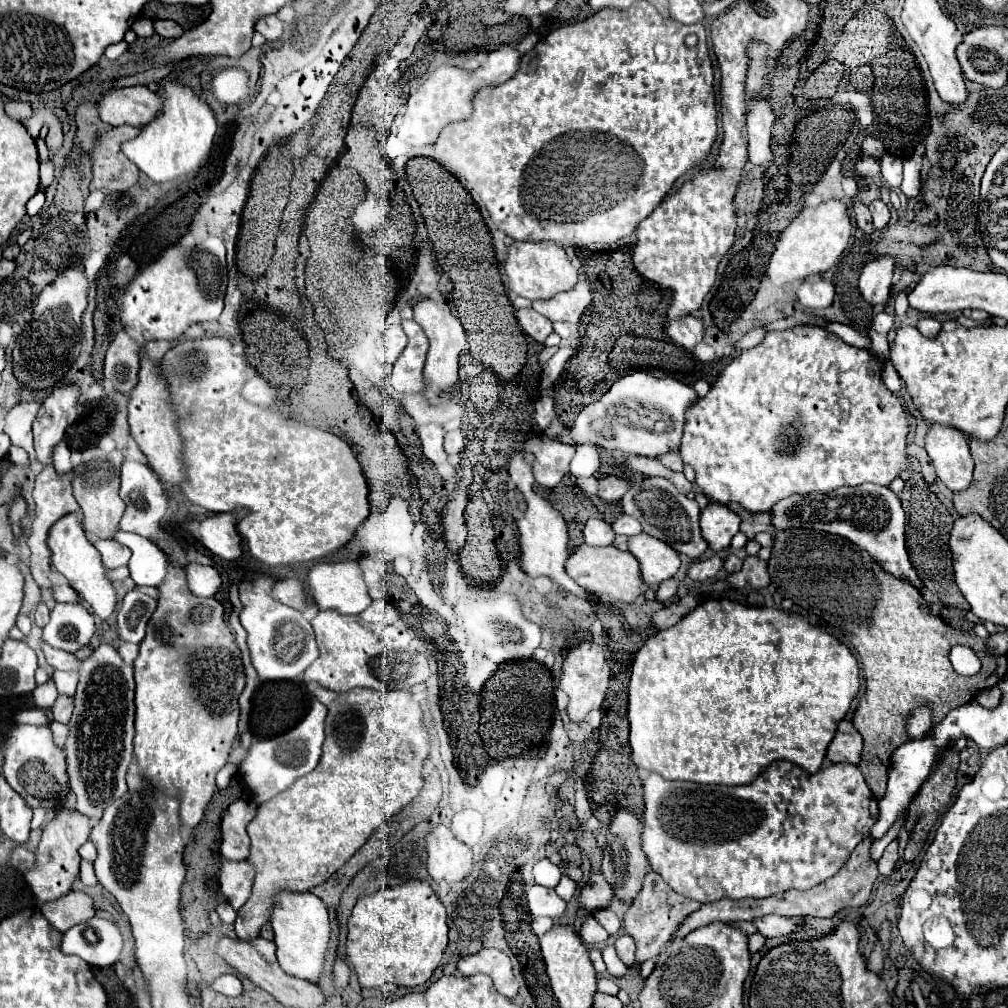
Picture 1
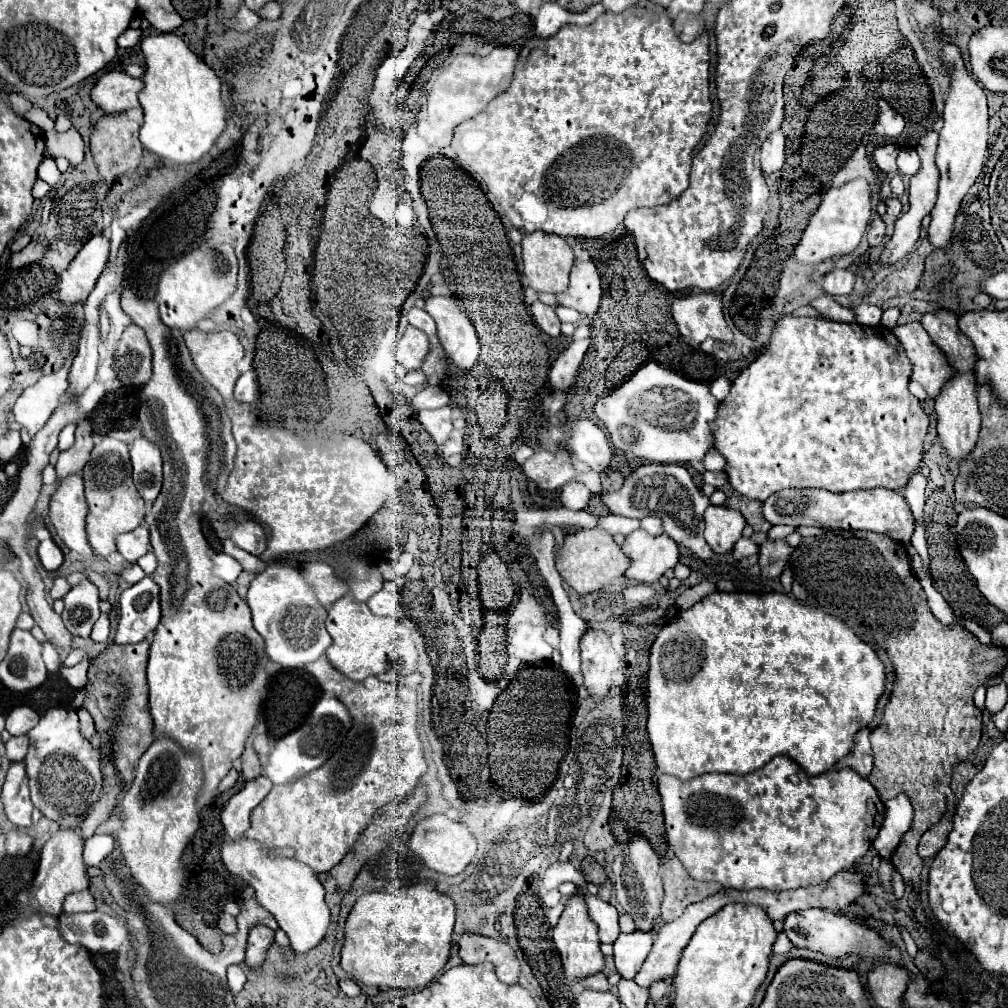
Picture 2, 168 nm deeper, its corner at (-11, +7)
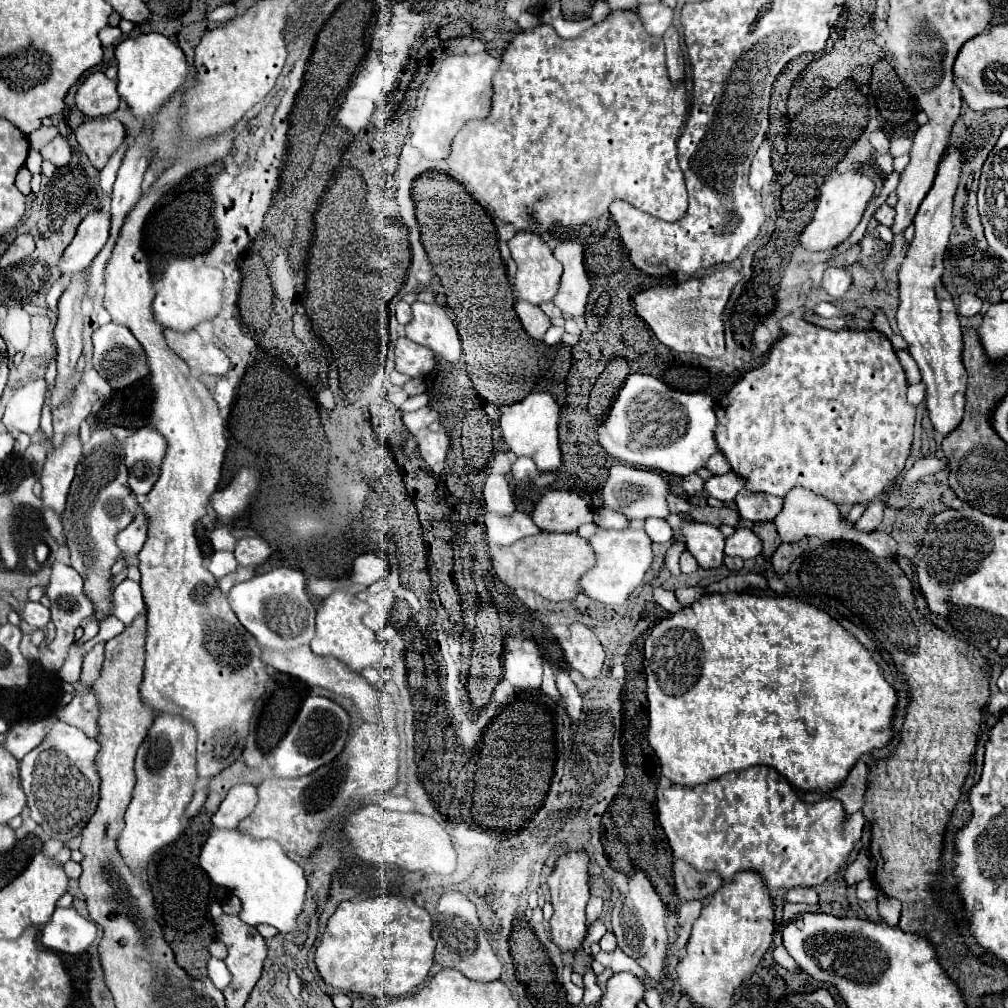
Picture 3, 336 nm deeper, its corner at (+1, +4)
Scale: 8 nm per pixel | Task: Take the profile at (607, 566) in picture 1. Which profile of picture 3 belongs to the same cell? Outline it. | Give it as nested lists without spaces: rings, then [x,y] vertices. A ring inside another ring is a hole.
[[[540,533],[532,535],[528,539],[520,539],[520,543],[514,543],[514,547],[506,547],[500,551],[494,551],[496,559],[492,557],[492,551],[488,549],[488,555],[492,559],[492,567],[502,583],[508,587],[512,583],[536,583],[542,587],[536,587],[536,591],[552,591],[554,599],[552,601],[564,601],[564,599],[574,599],[580,589],[578,589],[578,579],[594,565],[594,551],[588,545],[586,539],[578,537],[576,533]]]

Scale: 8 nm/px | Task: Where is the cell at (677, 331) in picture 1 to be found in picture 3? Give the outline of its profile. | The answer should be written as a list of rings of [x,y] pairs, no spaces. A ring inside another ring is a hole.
[[[726,267],[706,277],[690,277],[688,281],[674,285],[674,287],[666,287],[666,285],[650,287],[638,293],[632,299],[632,305],[636,313],[646,321],[646,325],[654,331],[658,341],[666,345],[668,349],[676,353],[698,353],[698,355],[714,359],[724,353],[722,313],[724,313],[724,305],[728,303],[728,297],[734,285],[740,279],[742,279],[740,271]],[[728,271],[732,273],[732,277]],[[682,339],[684,343],[680,343]]]

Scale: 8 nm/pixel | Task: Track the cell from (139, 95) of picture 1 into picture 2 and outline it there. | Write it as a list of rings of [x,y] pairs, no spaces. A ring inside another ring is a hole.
[[[108,72],[92,88],[92,100],[106,112],[126,112],[140,108],[138,92],[144,88],[144,82],[128,76],[126,72]]]

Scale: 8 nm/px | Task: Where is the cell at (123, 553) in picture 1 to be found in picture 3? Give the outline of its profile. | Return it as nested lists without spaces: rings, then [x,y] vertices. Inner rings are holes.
[[[138,513],[134,517],[134,521],[124,531],[118,533],[116,545],[122,549],[124,555],[138,555],[140,553],[140,549],[142,549],[142,545],[146,541],[146,533],[148,533],[148,529],[146,529],[148,525],[146,523],[148,523],[146,515]]]

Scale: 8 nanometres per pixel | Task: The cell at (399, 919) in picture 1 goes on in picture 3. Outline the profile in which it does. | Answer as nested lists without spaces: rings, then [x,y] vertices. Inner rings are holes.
[[[384,895],[358,903],[344,901],[328,919],[326,931],[314,955],[314,963],[322,981],[342,993],[360,993],[372,997],[406,997],[420,983],[424,983],[434,963],[434,939],[430,937],[430,931],[432,919],[424,907],[414,903],[414,899]]]

